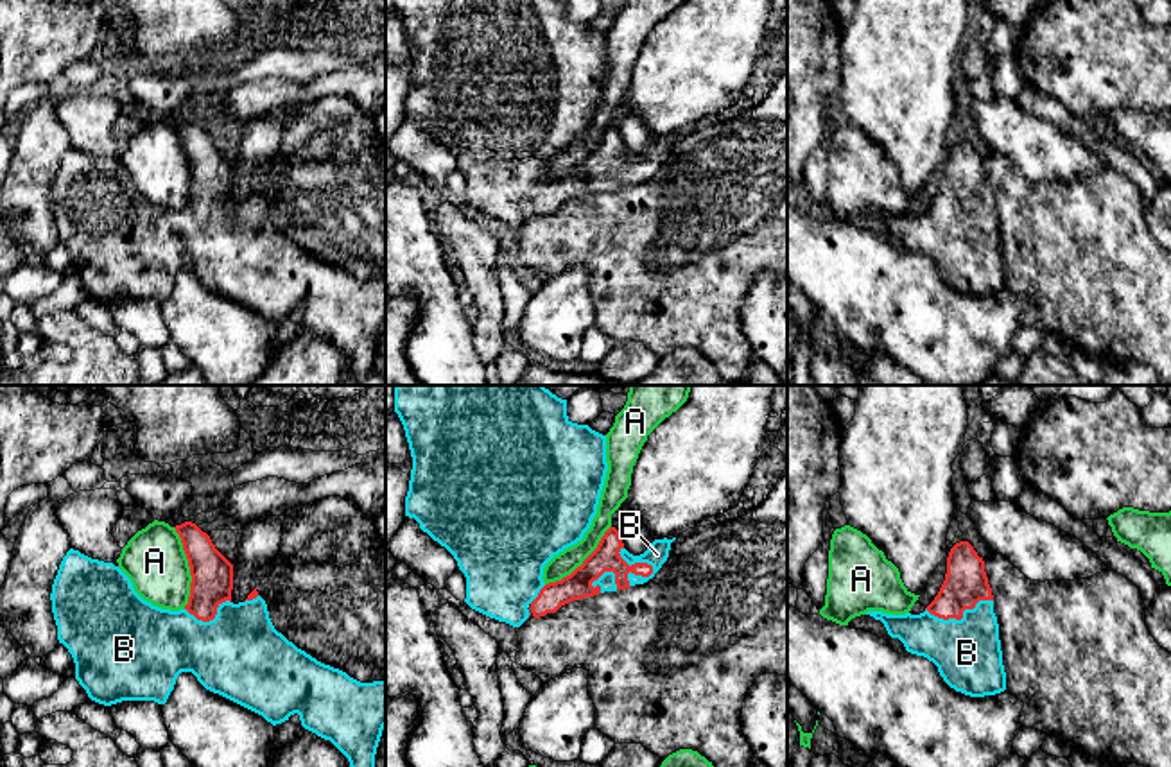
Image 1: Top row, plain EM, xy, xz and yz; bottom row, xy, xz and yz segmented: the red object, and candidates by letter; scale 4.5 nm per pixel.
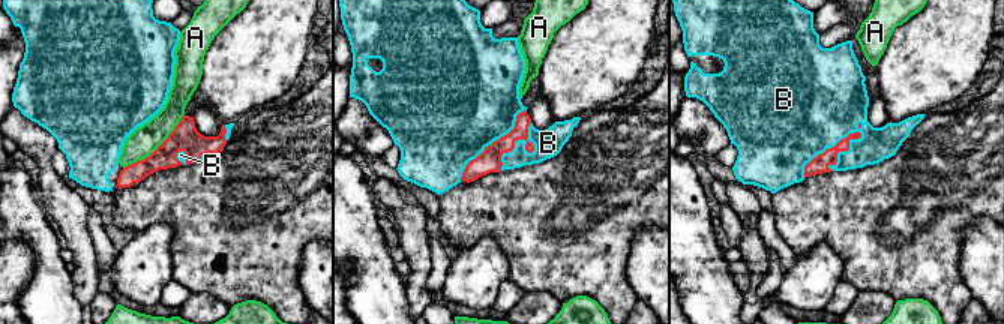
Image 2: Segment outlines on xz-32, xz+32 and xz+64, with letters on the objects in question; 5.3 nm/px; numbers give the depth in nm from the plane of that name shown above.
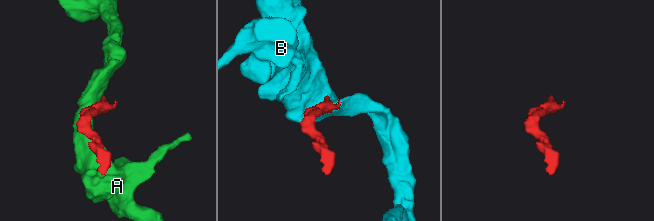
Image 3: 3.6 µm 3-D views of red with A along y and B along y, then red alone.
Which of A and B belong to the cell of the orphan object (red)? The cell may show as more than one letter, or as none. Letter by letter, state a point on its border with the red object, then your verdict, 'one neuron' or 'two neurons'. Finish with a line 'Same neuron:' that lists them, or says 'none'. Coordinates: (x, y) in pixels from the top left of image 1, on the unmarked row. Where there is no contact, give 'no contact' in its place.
A: contact xy (190, 167); two neurons
B: contact xz (635, 162); one neuron
Same neuron: B

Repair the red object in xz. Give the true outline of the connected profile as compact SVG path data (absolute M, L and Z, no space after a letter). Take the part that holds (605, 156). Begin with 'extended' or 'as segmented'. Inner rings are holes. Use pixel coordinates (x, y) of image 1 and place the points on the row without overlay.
extended; M395 0L395 11L403 23L412 56L409 90L405 95L405 115L414 116L423 131L427 131L434 140L438 140L454 154L459 168L466 176L464 201L472 208L499 220L506 220L513 226L520 226L529 213L540 217L547 211L556 211L561 204L572 199L594 195L604 190L626 188L635 183L644 183L653 177L655 172L667 159L671 142L676 136L655 138L644 152L633 154L624 147L619 129L615 125L610 125L601 136L597 147L583 159L581 165L577 165L570 174L563 176L561 179L549 183L543 181L542 176L545 163L565 147L581 140L585 131L590 127L592 118L597 113L597 104L608 70L606 34L592 29L588 23L572 22L567 14L567 0Z

